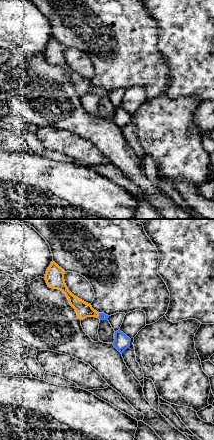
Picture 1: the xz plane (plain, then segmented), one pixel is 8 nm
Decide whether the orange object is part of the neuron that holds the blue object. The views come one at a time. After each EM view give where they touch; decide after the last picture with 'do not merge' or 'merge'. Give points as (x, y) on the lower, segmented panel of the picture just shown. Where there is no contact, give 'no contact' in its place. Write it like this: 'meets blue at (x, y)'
meets blue at (99, 315)

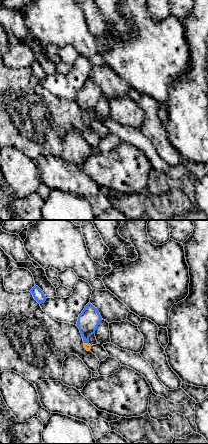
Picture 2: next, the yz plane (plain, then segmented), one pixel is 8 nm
meets blue at (86, 342)

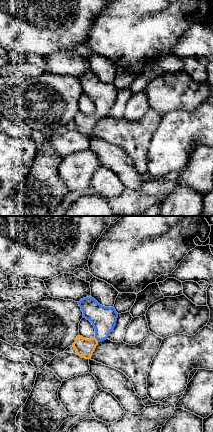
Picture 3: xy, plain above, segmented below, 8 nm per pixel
meets blue at (96, 338)

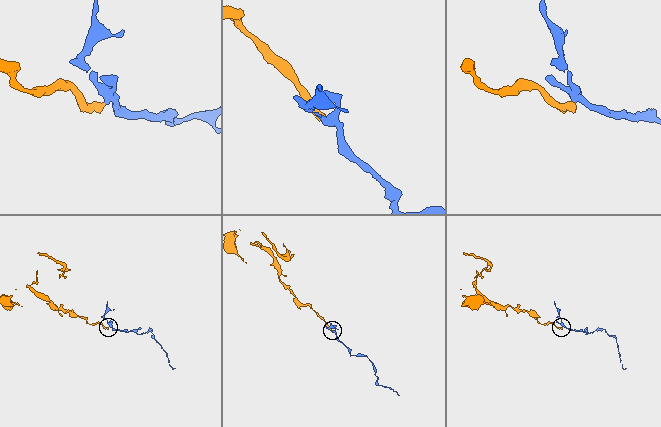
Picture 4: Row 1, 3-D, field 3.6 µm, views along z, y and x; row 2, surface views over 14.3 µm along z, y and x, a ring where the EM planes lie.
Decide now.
merge

